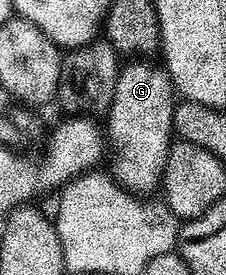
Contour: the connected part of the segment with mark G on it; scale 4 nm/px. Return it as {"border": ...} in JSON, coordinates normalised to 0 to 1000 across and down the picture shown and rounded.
{"border":[[[571,218],[571,225],[531,244],[518,287],[509,291],[509,349],[500,353],[500,371],[482,382],[473,404],[473,433],[482,429],[482,473],[473,458],[473,516],[491,535],[491,575],[500,560],[500,618],[491,615],[491,644],[509,651],[549,691],[566,691],[575,705],[597,705],[611,713],[659,713],[677,687],[708,680],[717,673],[721,651],[730,644],[730,604],[748,589],[748,538],[765,527],[774,513],[774,476],[765,469],[765,393],[774,382],[774,331],[765,324],[765,298],[748,284],[748,258],[730,251],[726,236],[695,233],[695,240],[673,240],[673,222],[659,218]]]}

